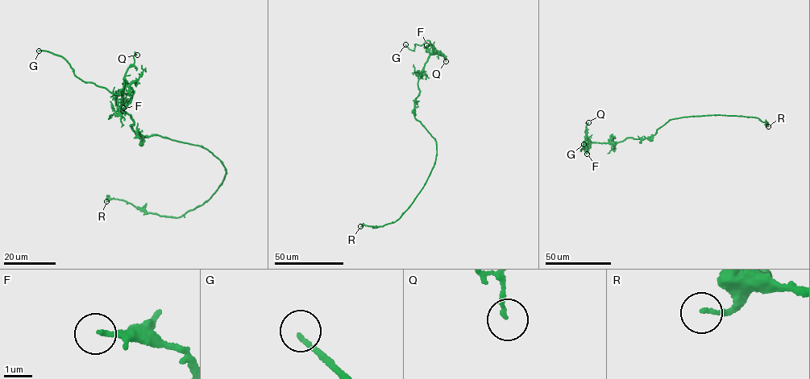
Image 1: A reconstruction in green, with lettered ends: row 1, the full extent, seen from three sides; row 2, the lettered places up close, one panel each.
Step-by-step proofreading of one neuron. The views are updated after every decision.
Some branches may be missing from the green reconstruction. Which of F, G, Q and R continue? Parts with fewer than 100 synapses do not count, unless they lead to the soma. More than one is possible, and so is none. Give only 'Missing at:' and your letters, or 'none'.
Missing at: G

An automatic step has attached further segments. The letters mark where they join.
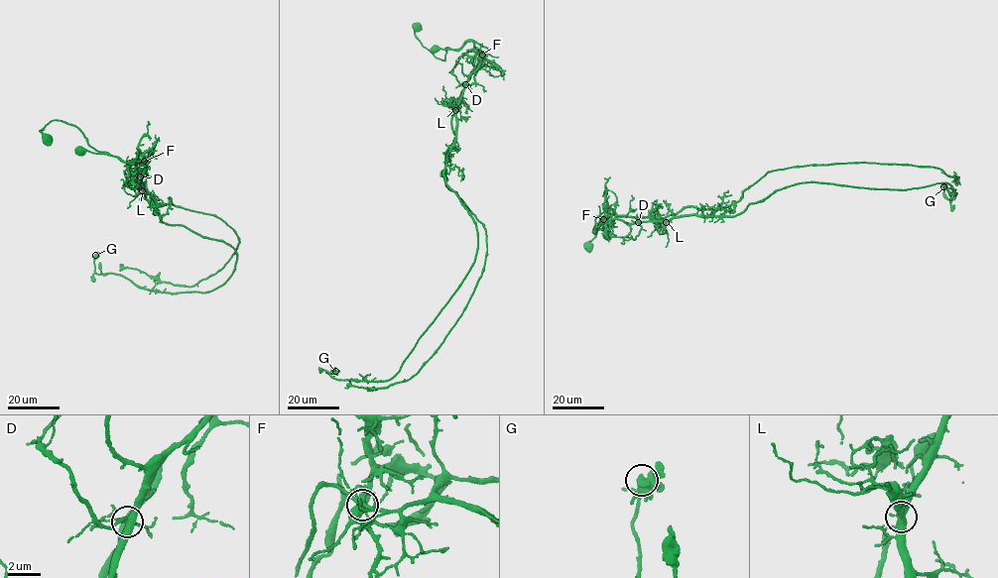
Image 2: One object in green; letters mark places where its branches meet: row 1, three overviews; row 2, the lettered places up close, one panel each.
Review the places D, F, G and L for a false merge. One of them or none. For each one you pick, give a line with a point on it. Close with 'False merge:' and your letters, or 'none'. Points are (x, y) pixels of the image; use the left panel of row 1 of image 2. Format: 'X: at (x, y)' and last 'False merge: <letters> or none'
F: at (144, 161)
False merge: F

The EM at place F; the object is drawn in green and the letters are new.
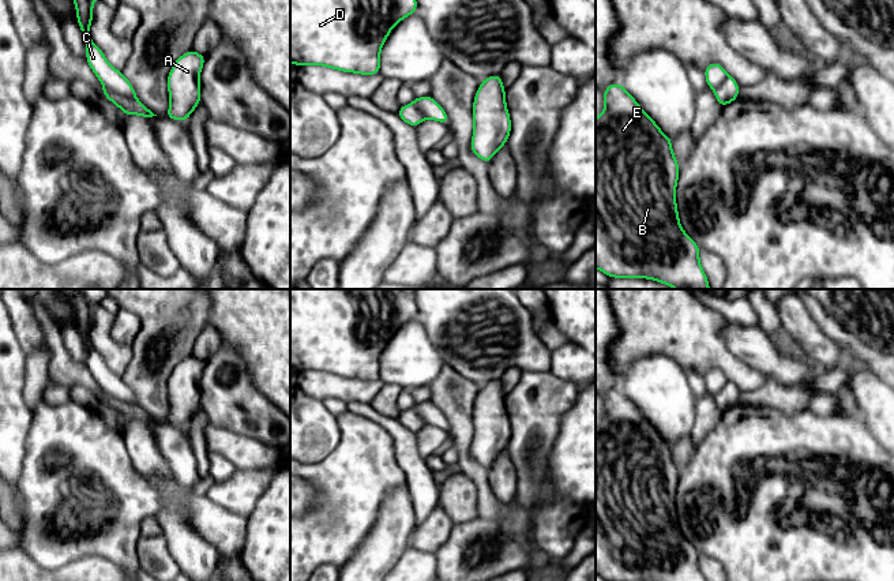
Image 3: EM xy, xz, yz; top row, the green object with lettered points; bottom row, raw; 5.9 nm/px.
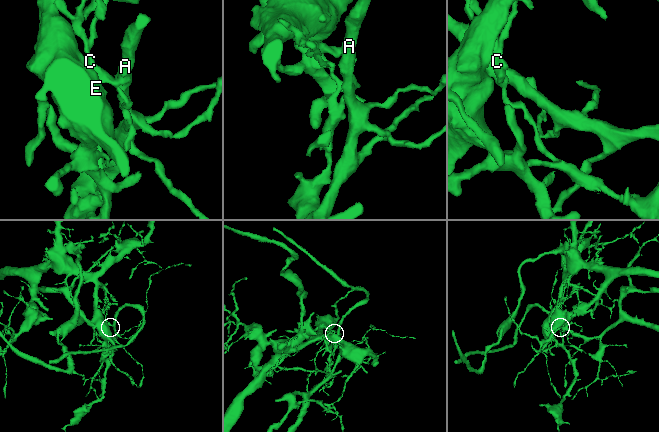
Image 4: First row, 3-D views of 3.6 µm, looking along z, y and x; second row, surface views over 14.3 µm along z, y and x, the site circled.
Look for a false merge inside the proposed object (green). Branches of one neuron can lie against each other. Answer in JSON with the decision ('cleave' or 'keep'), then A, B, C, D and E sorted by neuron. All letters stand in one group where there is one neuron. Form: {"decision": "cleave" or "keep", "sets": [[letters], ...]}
{"decision": "cleave", "sets": [["A"], ["B", "C", "D", "E"]]}

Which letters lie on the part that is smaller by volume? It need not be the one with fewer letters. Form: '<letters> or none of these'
A

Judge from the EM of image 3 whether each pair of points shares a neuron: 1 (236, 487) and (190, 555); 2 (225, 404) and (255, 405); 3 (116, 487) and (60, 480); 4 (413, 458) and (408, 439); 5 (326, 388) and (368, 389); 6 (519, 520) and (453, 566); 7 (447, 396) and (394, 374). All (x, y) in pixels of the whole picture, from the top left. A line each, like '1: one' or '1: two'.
1: two
2: one
3: one
4: one
5: one
6: one
7: two

